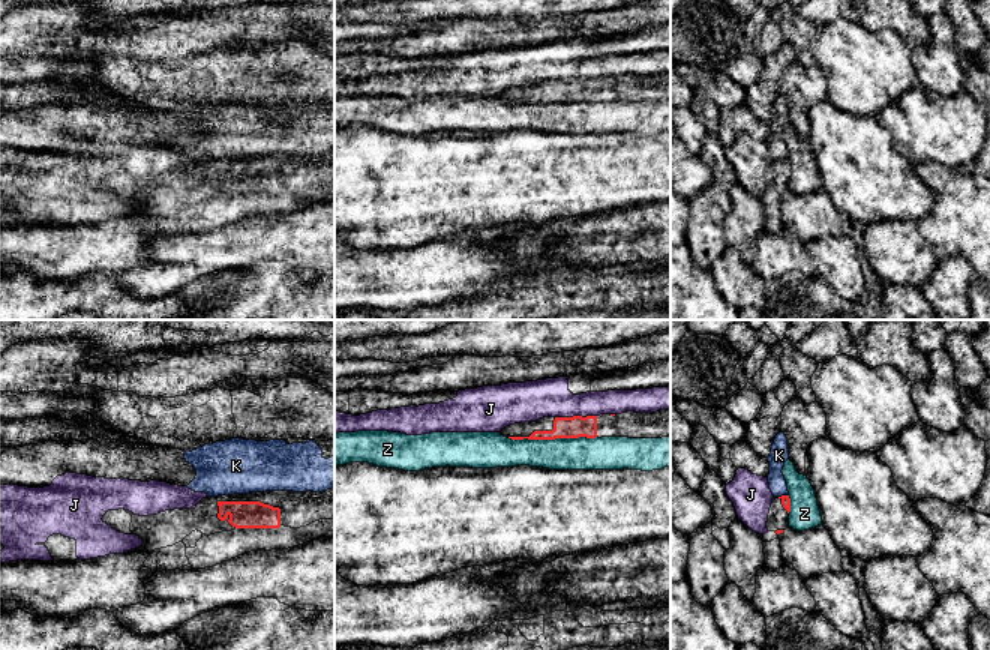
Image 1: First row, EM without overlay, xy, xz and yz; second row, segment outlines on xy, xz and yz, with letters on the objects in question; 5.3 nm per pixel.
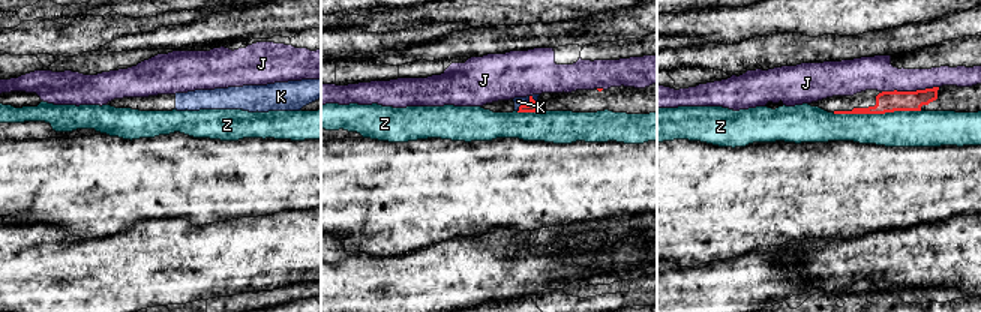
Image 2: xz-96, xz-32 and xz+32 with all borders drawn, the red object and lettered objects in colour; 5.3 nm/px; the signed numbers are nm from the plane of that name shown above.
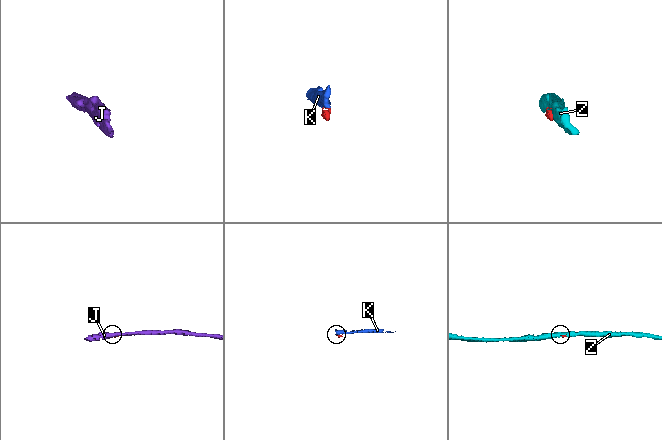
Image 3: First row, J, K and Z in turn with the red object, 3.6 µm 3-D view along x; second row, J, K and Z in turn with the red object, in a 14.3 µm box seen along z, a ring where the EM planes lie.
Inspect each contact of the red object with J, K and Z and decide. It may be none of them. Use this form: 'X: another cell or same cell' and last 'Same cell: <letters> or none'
J: another cell
K: another cell
Z: another cell
Same cell: none

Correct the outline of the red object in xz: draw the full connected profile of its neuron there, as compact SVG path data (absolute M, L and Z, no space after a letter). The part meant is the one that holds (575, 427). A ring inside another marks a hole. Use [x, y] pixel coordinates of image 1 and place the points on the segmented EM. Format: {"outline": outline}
{"outline": "M670 410L656 413L626 411L621 414L543 417L536 422L514 423L500 431L512 440L555 440L555 438L662 438L670 437Z"}

